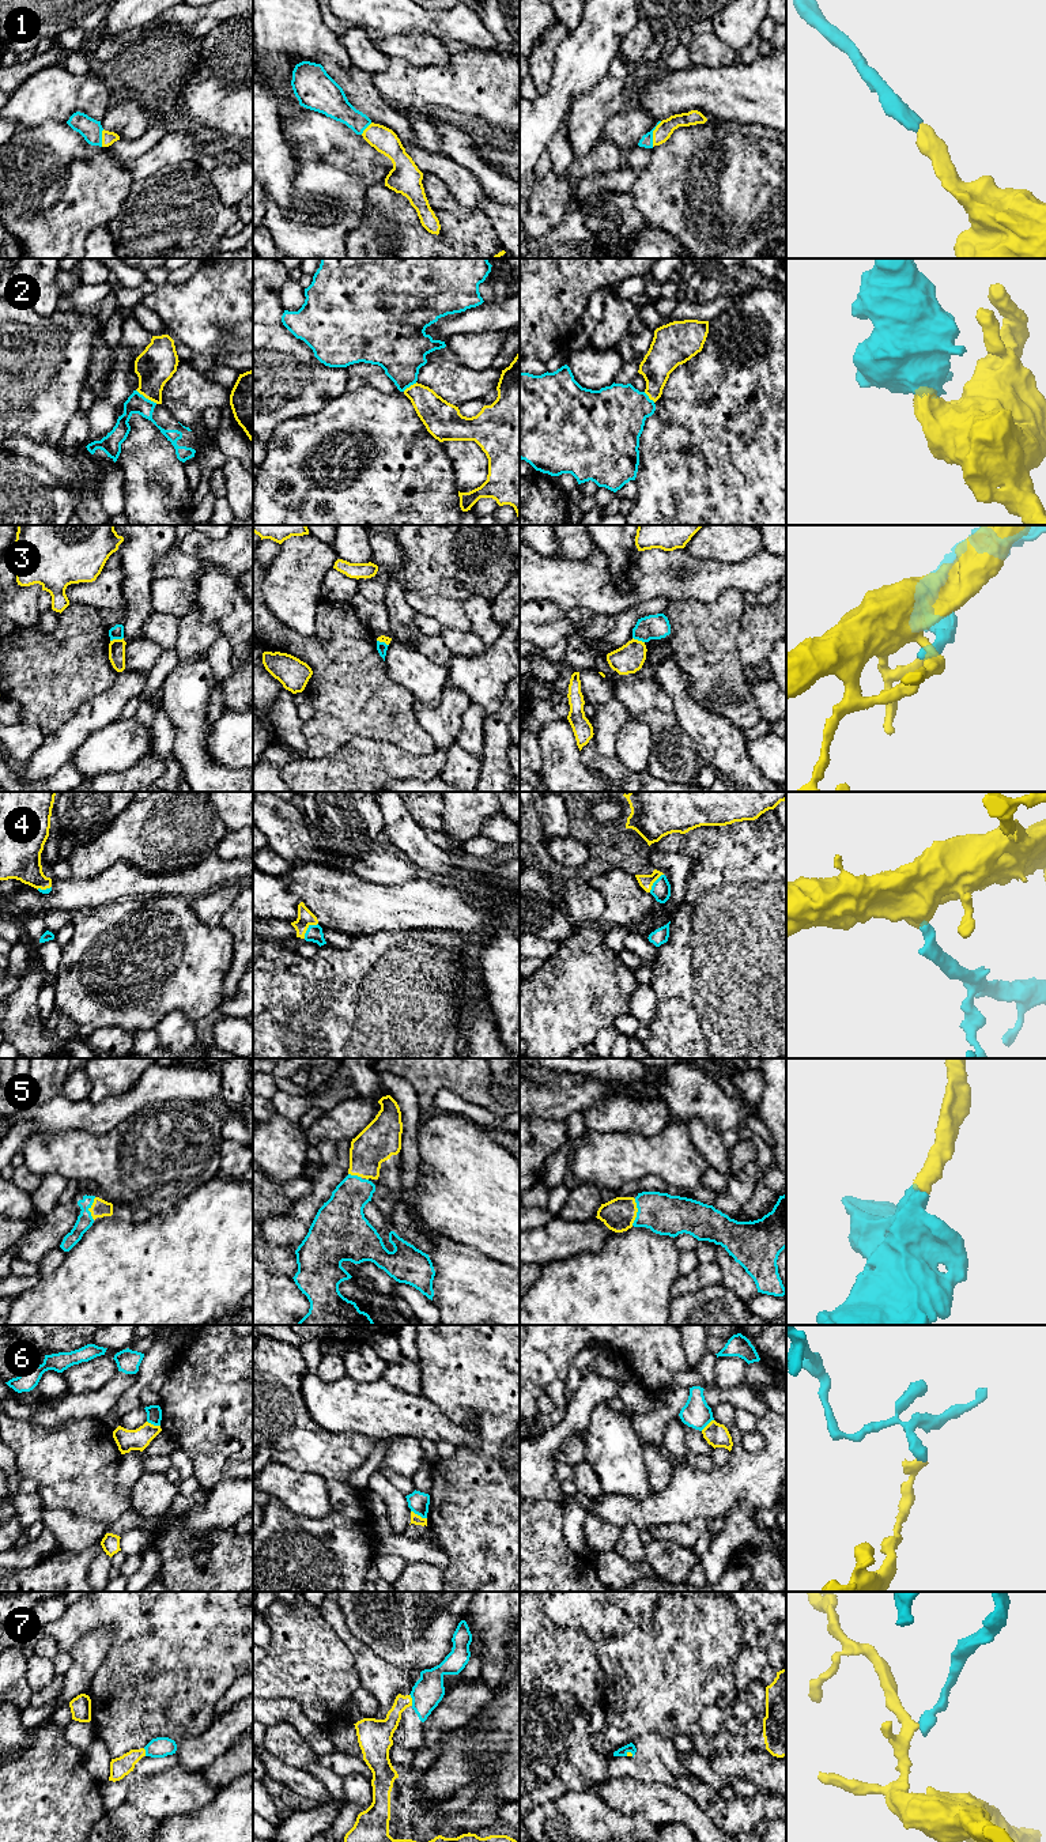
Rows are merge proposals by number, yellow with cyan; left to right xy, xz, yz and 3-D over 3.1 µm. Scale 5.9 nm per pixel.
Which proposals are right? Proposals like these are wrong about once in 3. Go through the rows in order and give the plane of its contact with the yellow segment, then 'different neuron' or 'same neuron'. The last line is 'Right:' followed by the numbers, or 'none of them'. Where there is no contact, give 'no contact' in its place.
1: contact in yz; same neuron
2: contact in xy; different neuron
3: contact in xy; different neuron
4: contact in xz; same neuron
5: contact in yz; same neuron
6: contact in xz; different neuron
7: contact in xz; different neuron
Right: 1, 4, 5

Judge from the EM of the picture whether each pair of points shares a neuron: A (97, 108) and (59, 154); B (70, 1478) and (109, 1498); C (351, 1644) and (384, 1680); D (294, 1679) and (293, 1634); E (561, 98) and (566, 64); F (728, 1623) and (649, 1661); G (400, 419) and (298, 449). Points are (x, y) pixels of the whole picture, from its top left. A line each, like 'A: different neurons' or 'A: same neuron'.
A: different neurons
B: same neuron
C: same neuron
D: same neuron
E: same neuron
F: same neuron
G: same neuron

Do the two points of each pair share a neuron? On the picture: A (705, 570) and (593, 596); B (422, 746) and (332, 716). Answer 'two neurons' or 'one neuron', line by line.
A: one neuron
B: one neuron

